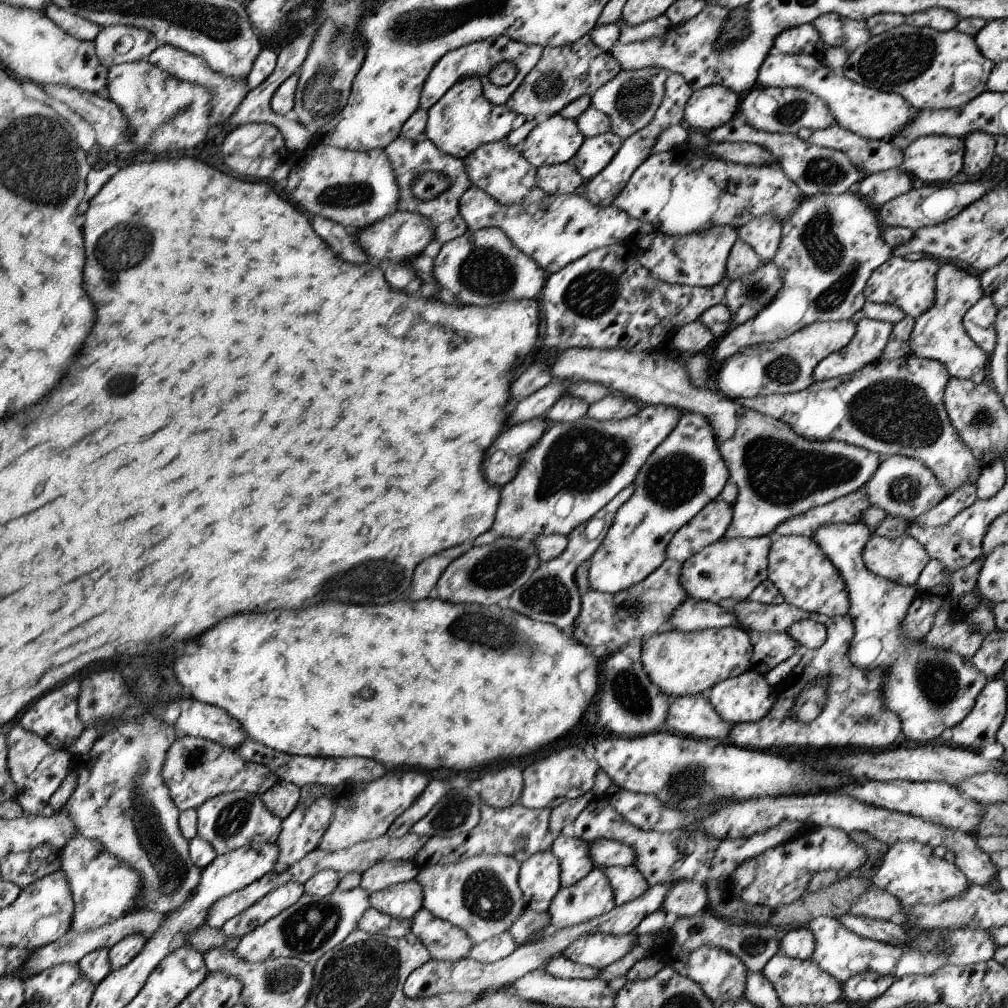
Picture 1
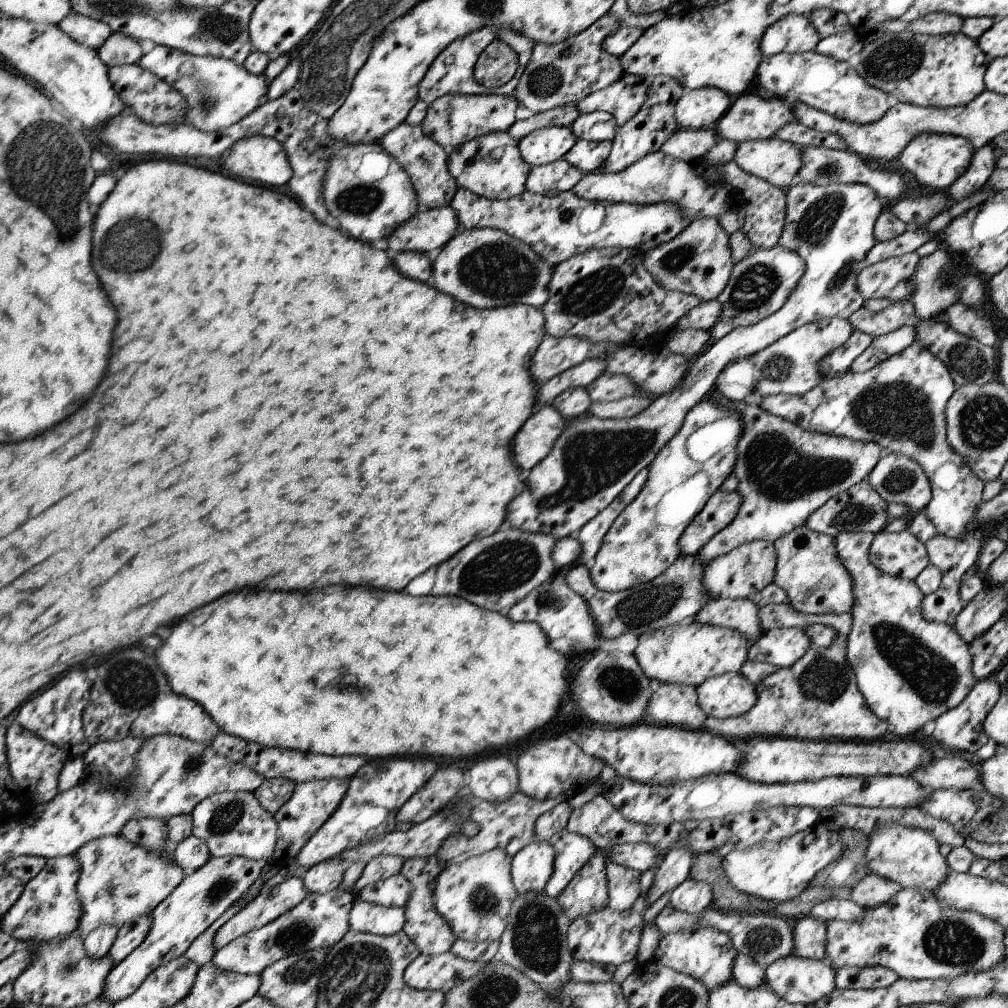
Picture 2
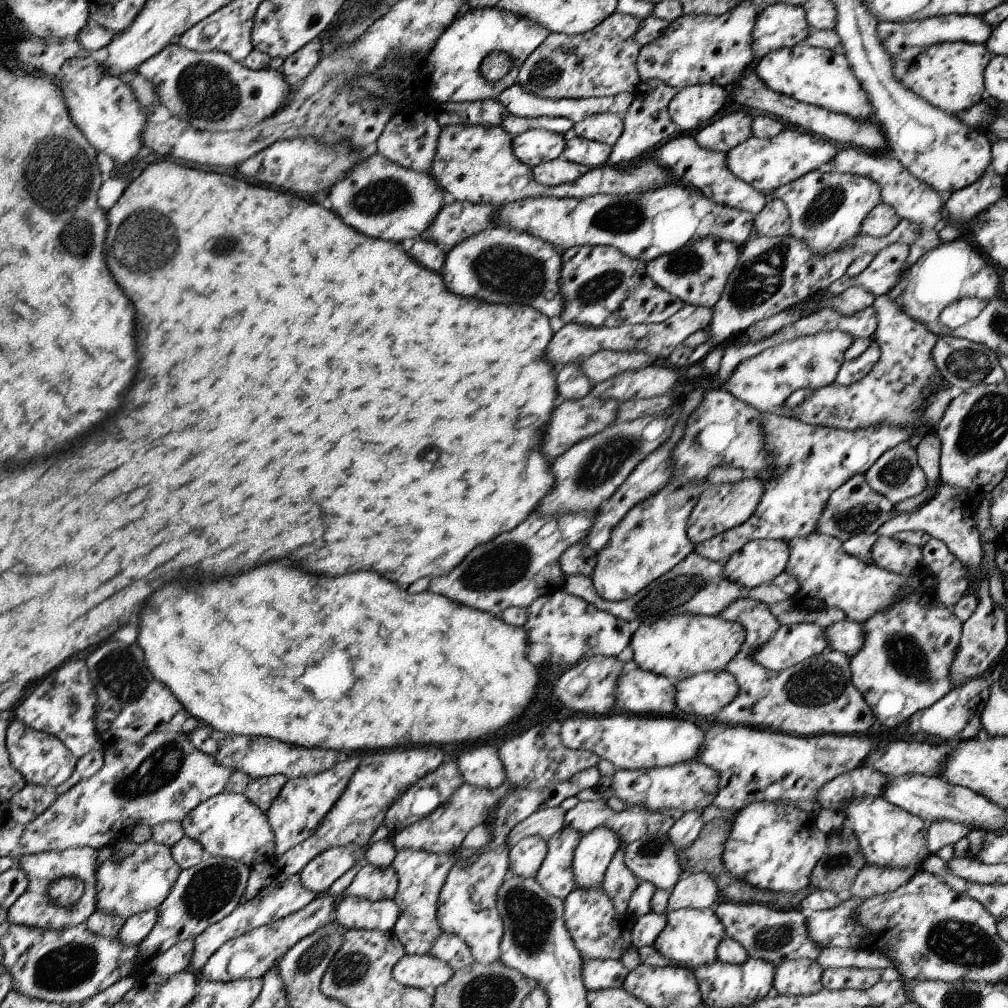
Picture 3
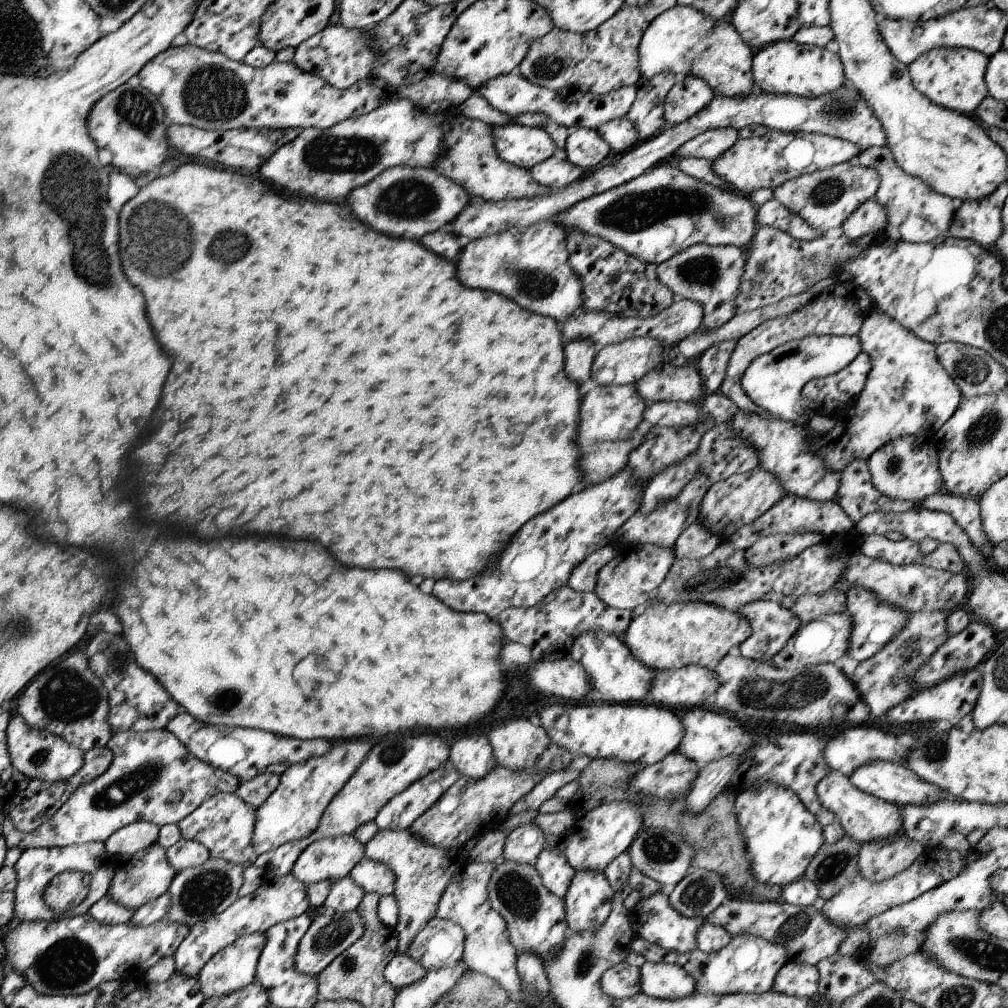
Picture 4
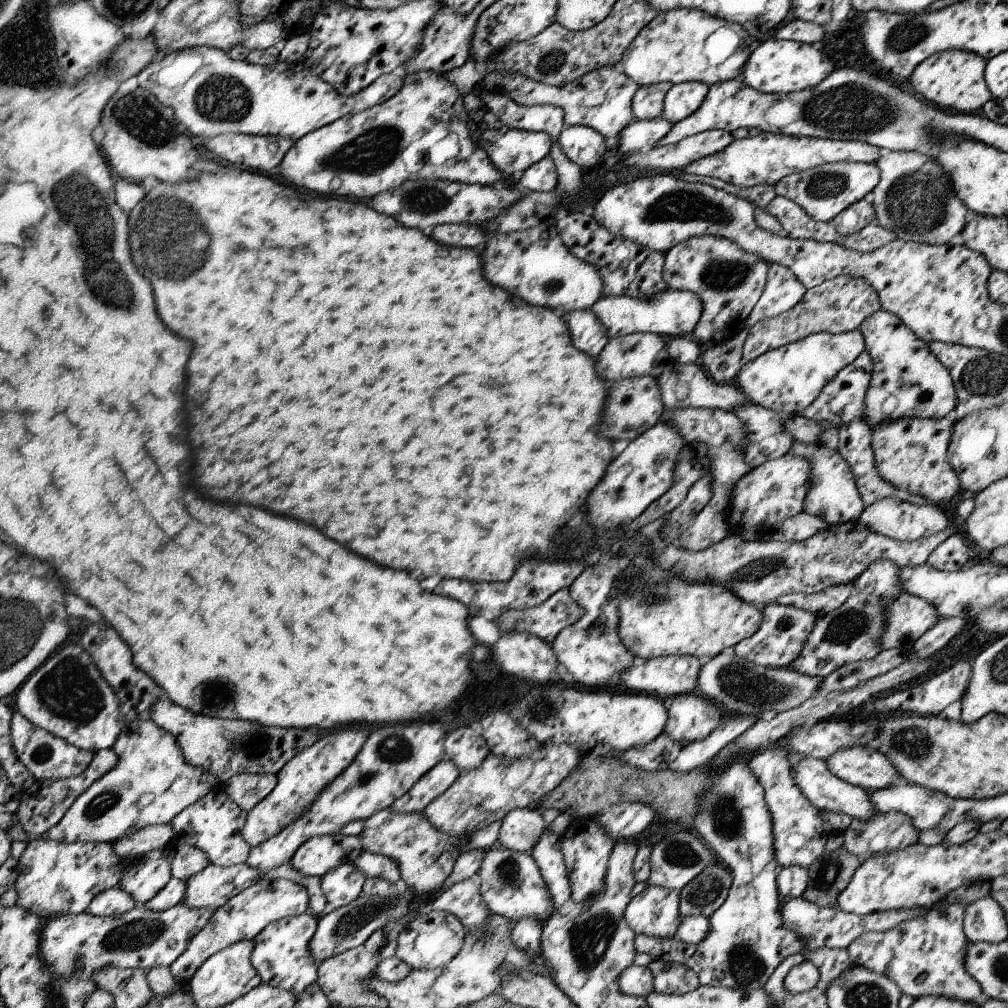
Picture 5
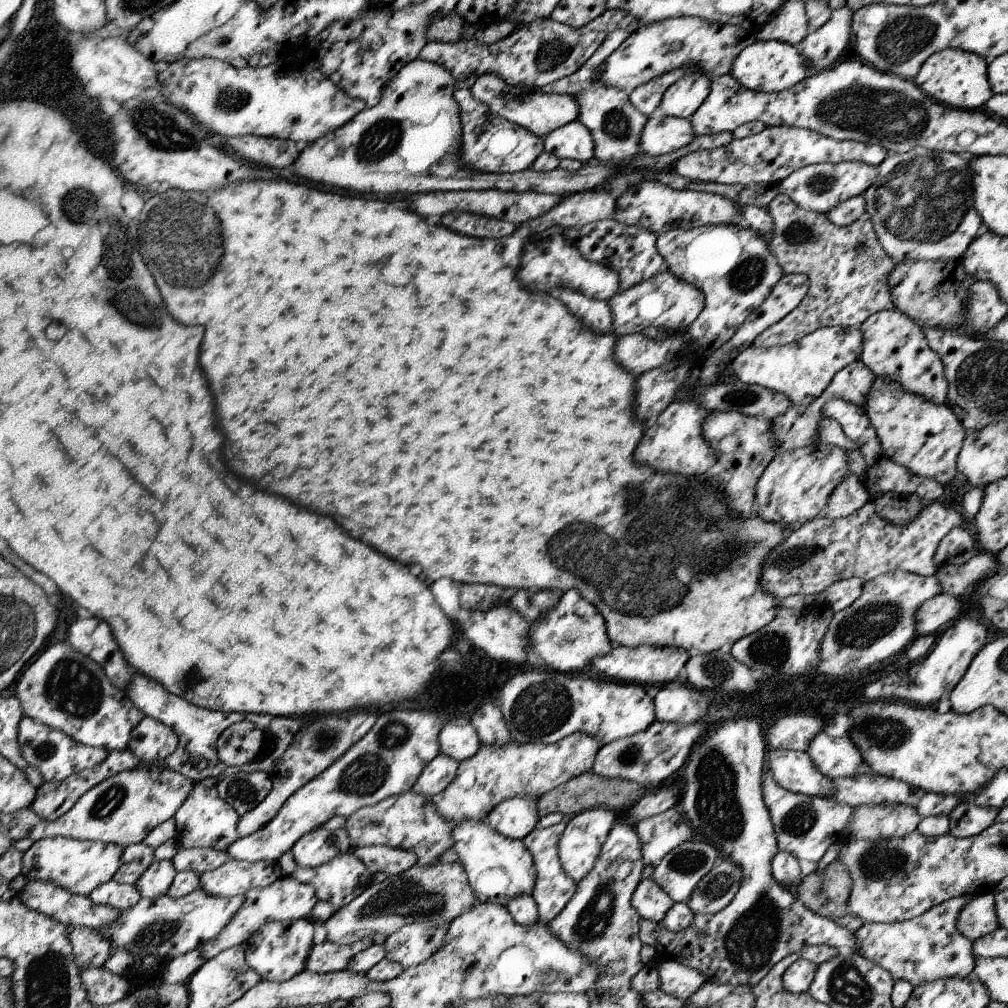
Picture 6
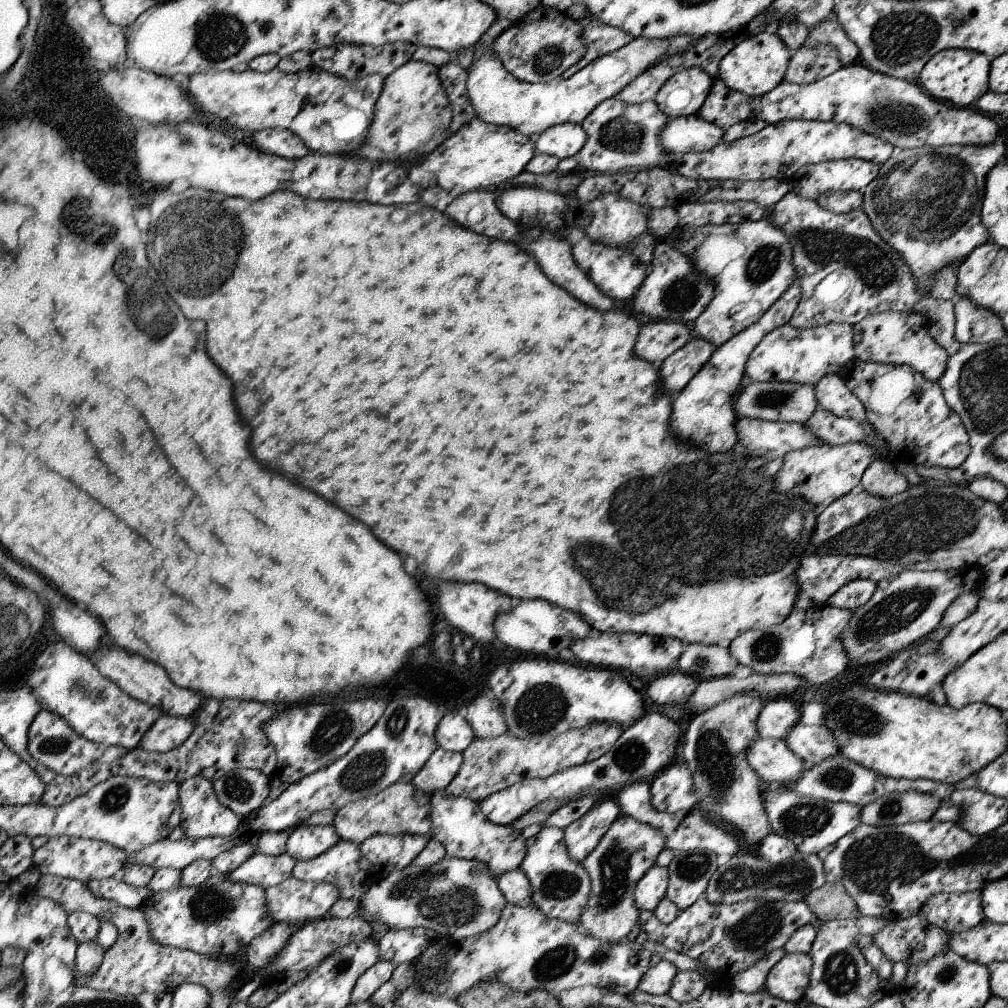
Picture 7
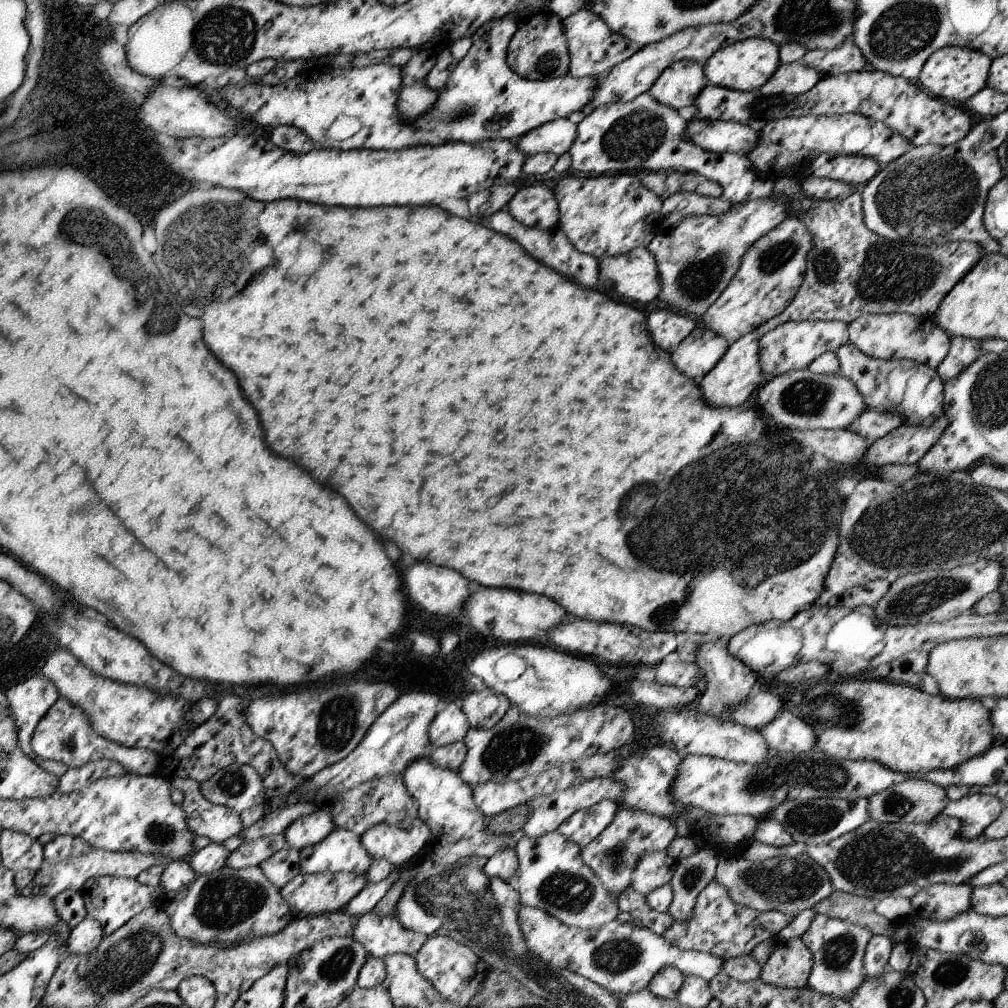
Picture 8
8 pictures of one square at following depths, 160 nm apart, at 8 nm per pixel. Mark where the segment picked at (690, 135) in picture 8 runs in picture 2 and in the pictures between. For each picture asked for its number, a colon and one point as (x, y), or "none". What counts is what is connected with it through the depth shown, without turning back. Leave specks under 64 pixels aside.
2: (597, 126)
3: (605, 127)
4: (621, 134)
5: (637, 135)
6: (662, 135)
7: (687, 133)

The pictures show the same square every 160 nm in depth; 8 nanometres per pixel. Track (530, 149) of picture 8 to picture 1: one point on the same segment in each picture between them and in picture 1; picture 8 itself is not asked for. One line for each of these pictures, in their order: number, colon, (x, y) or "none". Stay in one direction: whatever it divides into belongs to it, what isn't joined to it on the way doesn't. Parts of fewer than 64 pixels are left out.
1: (595, 153)
2: (588, 156)
3: (592, 154)
4: (585, 148)
5: (583, 145)
6: (573, 141)
7: (563, 141)

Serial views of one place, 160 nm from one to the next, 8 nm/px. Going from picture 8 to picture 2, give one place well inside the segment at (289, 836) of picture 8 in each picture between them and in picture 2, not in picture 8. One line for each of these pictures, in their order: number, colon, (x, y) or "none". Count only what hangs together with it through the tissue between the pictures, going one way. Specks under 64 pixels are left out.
2: (328, 875)
3: (322, 872)
4: (329, 859)
5: (321, 854)
6: (321, 845)
7: (305, 842)

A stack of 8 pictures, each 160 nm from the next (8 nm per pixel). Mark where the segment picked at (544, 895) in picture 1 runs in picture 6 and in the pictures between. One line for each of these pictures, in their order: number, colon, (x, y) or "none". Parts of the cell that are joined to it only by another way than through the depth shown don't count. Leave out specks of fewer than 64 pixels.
2: (532, 867)
3: (525, 858)
4: (525, 843)
5: (521, 829)
6: (514, 818)

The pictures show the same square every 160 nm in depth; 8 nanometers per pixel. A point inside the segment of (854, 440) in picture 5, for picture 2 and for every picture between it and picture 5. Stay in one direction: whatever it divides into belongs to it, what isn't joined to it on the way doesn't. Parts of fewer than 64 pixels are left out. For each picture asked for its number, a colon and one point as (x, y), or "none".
2: (860, 508)
3: (854, 508)
4: (856, 495)

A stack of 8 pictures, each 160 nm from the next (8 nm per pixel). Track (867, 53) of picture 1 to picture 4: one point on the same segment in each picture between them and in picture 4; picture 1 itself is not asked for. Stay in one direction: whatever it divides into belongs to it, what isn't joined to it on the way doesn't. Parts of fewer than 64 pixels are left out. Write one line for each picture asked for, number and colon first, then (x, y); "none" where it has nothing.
2: (943, 71)
3: (949, 75)
4: (954, 78)

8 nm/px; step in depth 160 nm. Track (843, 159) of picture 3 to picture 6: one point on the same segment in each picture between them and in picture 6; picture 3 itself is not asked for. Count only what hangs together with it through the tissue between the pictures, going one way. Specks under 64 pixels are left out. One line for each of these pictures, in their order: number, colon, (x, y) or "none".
4: (921, 214)
5: (914, 197)
6: (921, 206)

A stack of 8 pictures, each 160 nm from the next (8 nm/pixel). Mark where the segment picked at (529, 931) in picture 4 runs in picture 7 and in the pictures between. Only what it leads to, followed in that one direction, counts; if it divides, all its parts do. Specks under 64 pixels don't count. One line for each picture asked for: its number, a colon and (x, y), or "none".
5: (511, 883)
6: (499, 869)
7: (459, 823)

